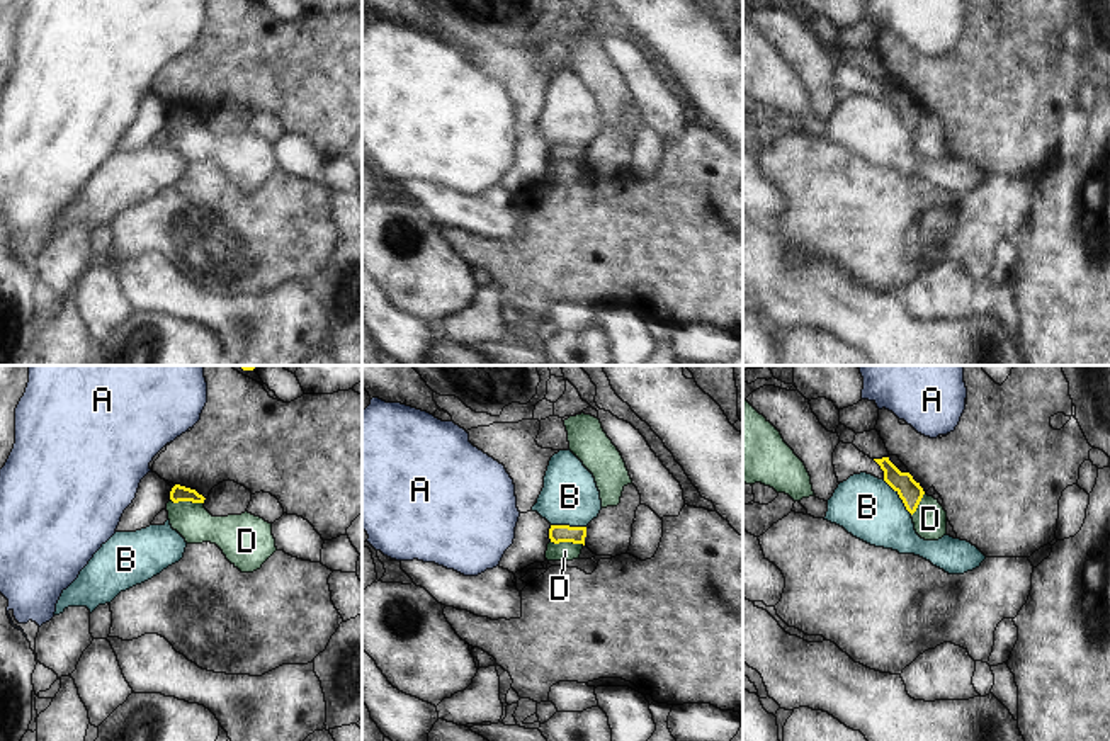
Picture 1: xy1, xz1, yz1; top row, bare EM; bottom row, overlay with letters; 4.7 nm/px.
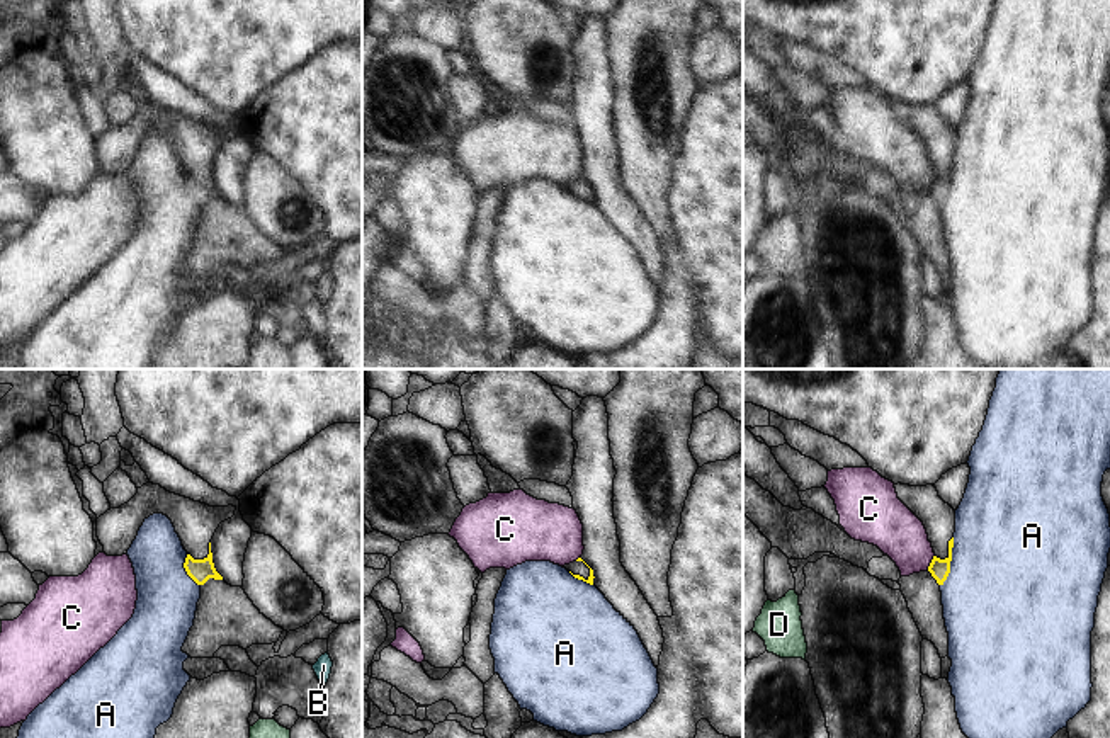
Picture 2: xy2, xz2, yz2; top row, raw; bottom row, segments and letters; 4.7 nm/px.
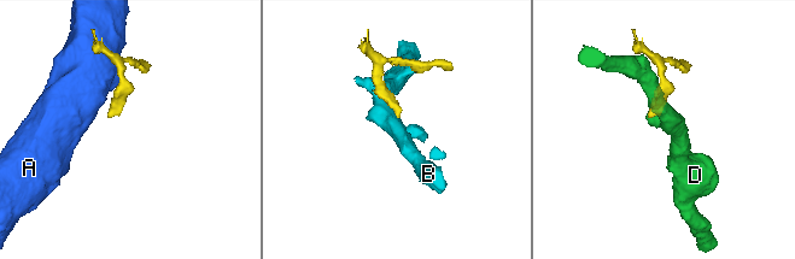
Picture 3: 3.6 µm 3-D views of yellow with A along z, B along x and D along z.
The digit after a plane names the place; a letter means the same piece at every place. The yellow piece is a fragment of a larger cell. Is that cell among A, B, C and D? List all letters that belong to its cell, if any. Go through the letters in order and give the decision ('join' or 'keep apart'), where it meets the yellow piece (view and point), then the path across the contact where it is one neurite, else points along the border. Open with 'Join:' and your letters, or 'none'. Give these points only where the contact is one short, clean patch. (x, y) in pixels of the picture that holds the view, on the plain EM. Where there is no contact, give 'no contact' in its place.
Join: none
A: keep apart; contact yz2 (951, 179)
B: keep apart; contact yz1 (900, 116)
C: keep apart; contact yz2 (932, 181); border yz2 (934, 174), (927, 187)
D: keep apart; contact xy1 (187, 119); border xy1 (170, 118), (174, 121), (203, 123)

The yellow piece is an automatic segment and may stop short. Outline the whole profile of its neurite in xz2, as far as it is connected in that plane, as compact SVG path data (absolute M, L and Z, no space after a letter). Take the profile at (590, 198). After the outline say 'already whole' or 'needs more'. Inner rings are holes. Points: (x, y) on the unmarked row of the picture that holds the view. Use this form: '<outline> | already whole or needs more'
M581 177L569 184L564 184L563 187L566 187L575 197L593 204L593 189Z | needs more

